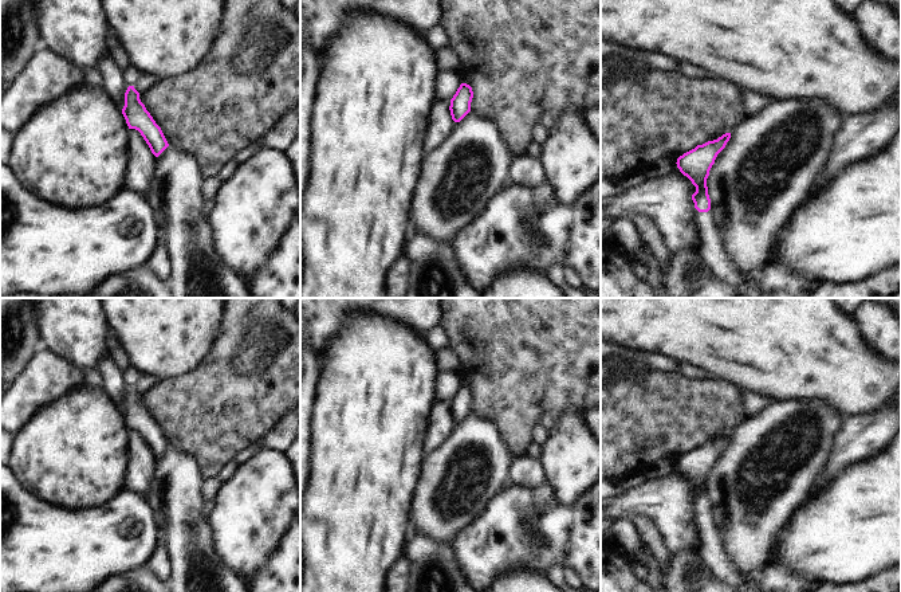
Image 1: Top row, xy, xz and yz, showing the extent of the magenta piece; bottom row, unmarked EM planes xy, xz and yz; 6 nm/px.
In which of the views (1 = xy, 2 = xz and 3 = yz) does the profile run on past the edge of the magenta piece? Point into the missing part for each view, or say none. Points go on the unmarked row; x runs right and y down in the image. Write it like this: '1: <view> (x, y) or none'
1: none
2: none
3: yz (713, 555)

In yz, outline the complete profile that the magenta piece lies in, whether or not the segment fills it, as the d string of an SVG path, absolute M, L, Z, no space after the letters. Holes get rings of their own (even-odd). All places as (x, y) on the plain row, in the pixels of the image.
M725 434L717 440L697 446L695 450L680 456L676 464L680 473L696 487L692 501L695 503L695 521L703 540L701 556L705 566L733 591L762 592L760 584L744 577L727 556L723 548L721 533L716 528L711 511L707 479L717 455L725 448L729 439L731 434Z

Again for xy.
M129 387L125 393L122 415L129 430L135 430L141 434L156 458L169 447L161 428L156 424L145 405L141 403L139 393L134 387Z

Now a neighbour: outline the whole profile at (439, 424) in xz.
M438 401L432 405L426 419L424 436L424 455L438 447L453 431L456 423L450 416L450 401Z

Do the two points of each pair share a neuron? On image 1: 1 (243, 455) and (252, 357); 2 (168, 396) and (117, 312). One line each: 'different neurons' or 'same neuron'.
1: different neurons
2: different neurons

